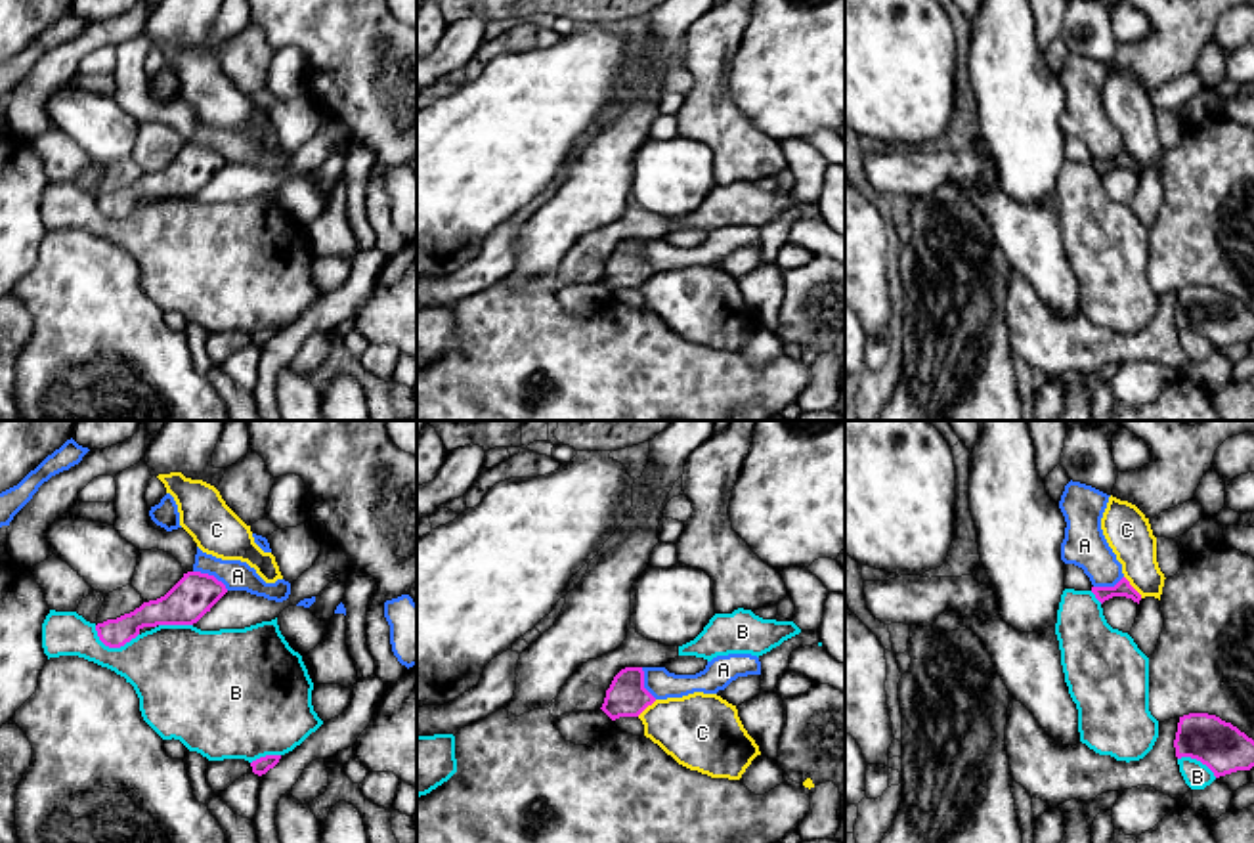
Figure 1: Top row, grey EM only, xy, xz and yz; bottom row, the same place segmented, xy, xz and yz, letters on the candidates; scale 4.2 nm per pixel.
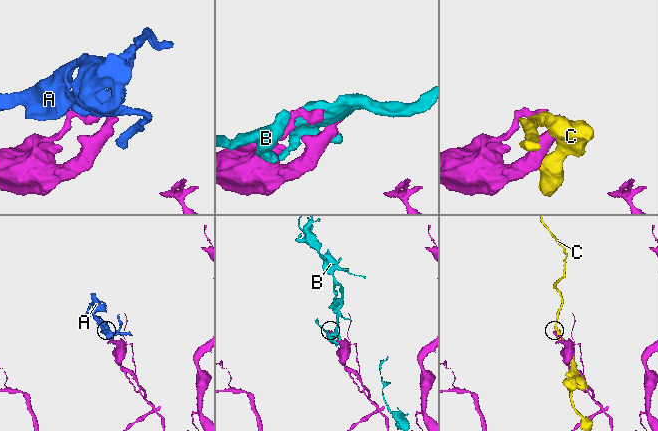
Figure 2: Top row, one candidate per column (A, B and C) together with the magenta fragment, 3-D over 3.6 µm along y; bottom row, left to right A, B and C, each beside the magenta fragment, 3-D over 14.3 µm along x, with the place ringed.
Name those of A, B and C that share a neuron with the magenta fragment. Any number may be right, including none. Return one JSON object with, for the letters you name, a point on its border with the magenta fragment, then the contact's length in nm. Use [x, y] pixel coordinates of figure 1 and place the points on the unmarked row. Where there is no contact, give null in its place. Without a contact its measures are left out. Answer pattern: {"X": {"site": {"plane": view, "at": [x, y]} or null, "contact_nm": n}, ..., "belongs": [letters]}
{"belongs": []}

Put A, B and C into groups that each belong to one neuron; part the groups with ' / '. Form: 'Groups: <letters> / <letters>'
Groups: A / B / C

